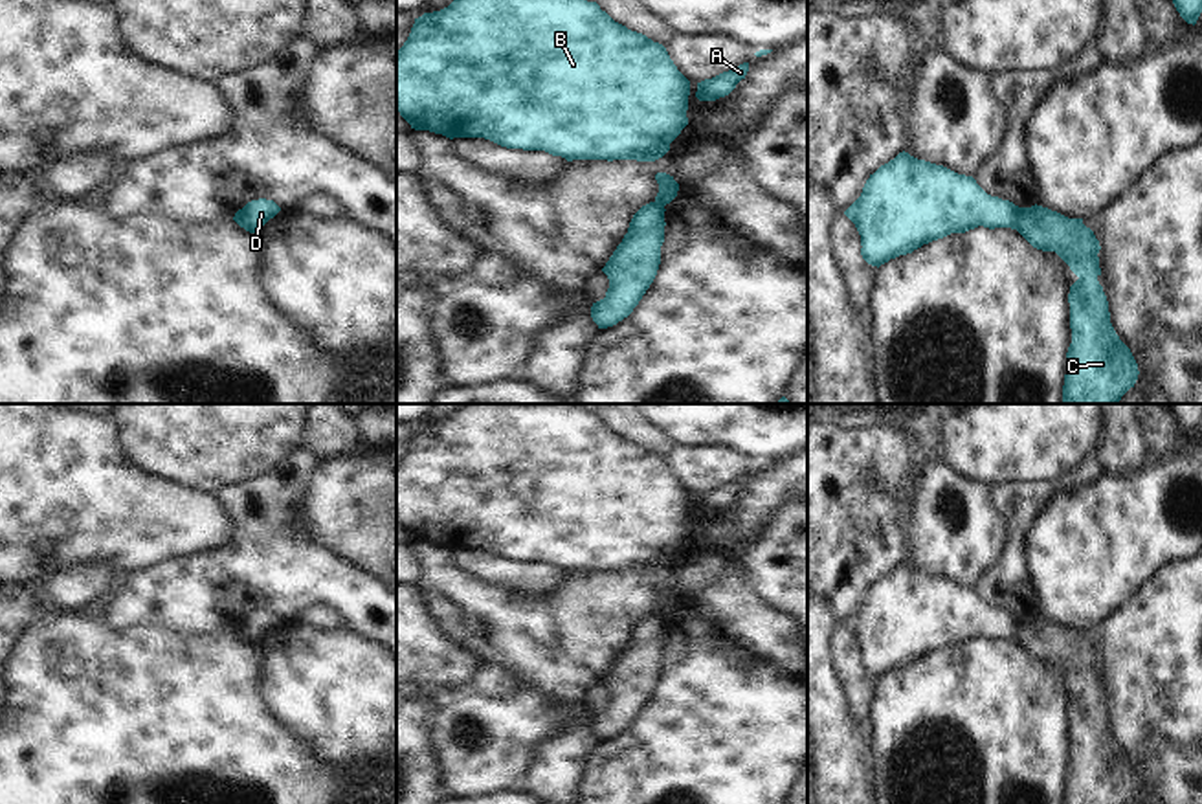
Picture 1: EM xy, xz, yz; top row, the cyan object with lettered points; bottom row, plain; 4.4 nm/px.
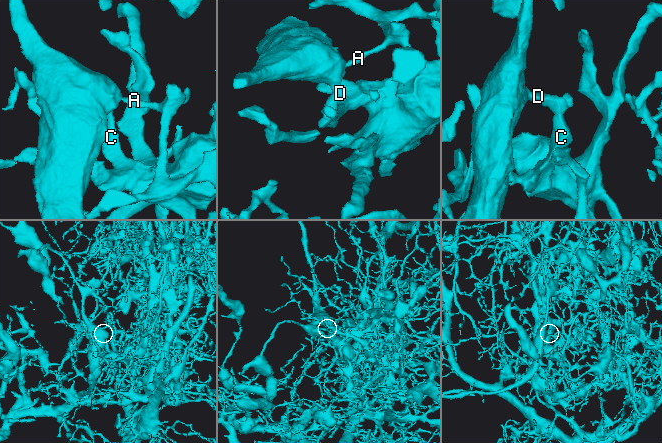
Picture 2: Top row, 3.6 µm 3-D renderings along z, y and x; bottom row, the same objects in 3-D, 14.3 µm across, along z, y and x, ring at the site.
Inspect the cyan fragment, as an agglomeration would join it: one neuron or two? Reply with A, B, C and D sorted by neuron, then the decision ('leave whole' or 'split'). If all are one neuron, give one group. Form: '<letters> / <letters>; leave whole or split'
A C / B D; split

